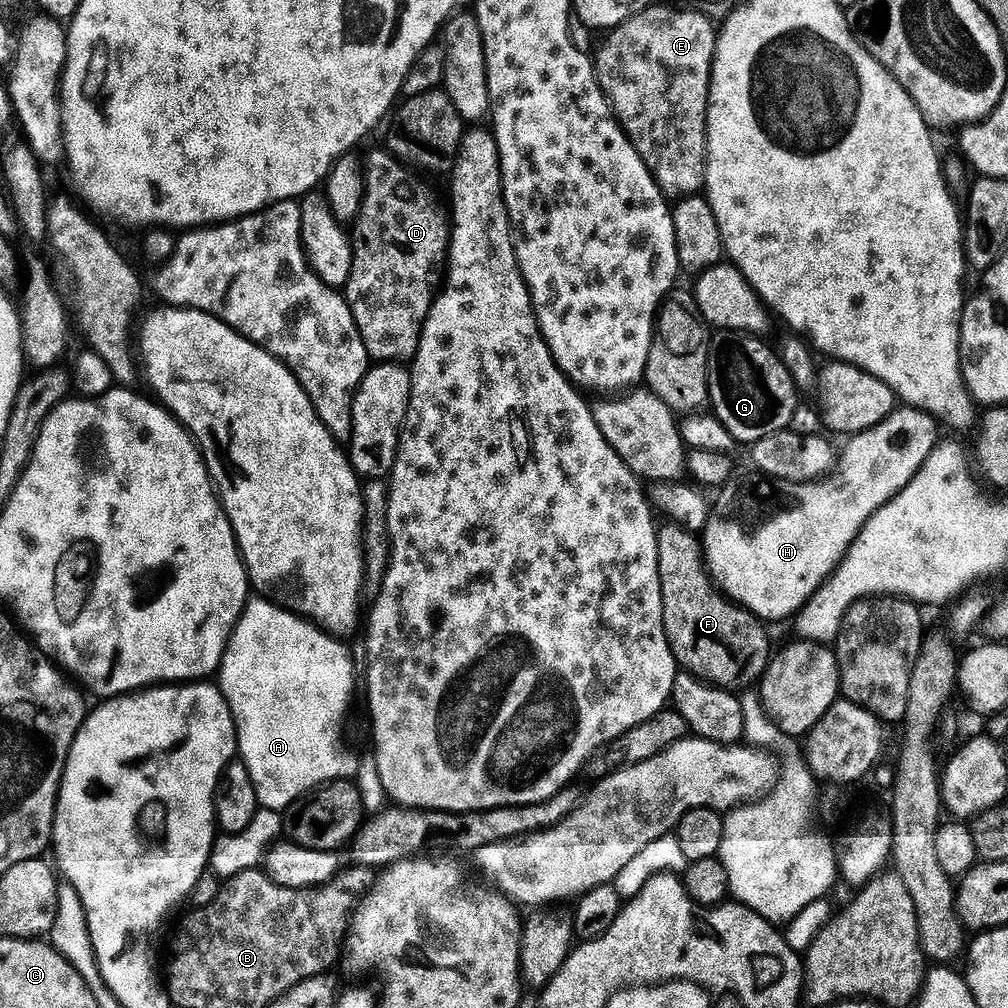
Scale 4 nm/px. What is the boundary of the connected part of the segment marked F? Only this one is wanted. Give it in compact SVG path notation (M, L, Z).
M665 523L658 532L658 574L662 582L662 610L664 629L677 665L687 675L711 684L714 688L740 690L743 684L755 685L763 677L770 663L768 632L759 616L741 608L716 587L702 559L702 548L697 537L678 523Z

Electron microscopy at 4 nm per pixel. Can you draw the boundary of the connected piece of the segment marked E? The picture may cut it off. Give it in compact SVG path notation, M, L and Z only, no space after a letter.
M656 4L645 12L640 12L624 21L618 28L611 29L607 33L608 41L594 52L594 69L596 80L612 107L612 115L620 121L621 128L638 150L642 162L651 170L656 184L668 198L683 198L699 193L705 187L704 169L706 167L706 149L708 146L708 87L712 81L712 62L716 57L717 25L712 25L700 12L683 12L680 8L671 8L668 4Z

